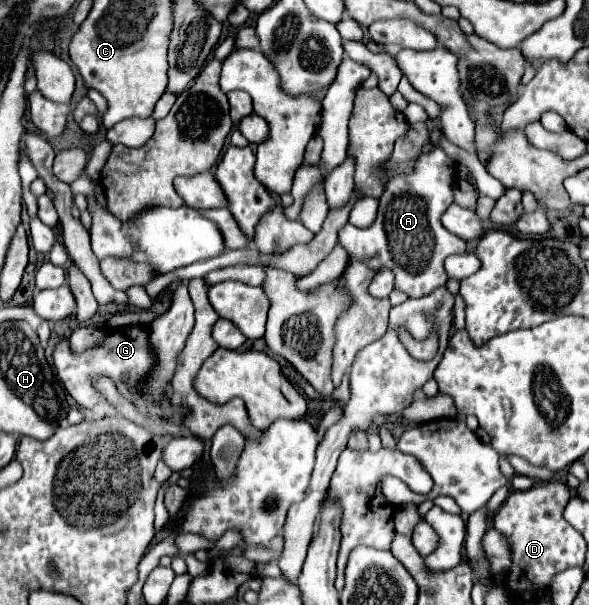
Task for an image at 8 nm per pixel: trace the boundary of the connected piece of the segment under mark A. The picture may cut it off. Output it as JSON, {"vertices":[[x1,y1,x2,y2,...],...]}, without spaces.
{"vertices":[[433,147,431,153,417,159,413,173,397,175,387,183,387,189,379,199,379,215,375,223,367,229,347,223,339,231,339,245,375,273,383,267,391,269,395,273,395,289,409,297,423,297,437,287,443,287,449,279,443,261,449,255,465,253,465,241,441,225,443,211,453,203,455,169,457,163,439,147]]}

